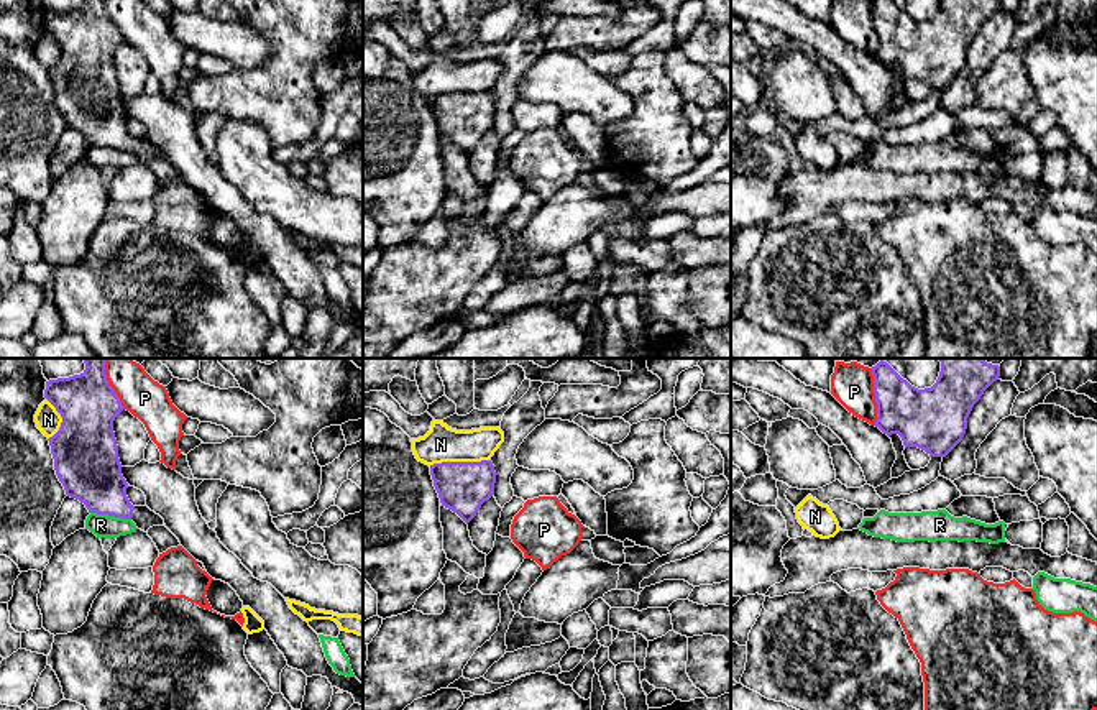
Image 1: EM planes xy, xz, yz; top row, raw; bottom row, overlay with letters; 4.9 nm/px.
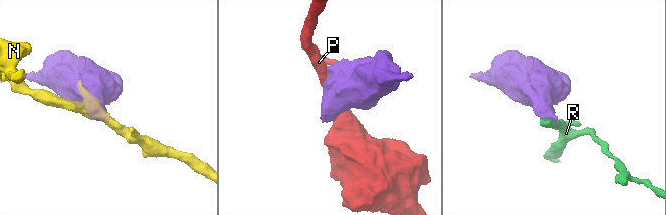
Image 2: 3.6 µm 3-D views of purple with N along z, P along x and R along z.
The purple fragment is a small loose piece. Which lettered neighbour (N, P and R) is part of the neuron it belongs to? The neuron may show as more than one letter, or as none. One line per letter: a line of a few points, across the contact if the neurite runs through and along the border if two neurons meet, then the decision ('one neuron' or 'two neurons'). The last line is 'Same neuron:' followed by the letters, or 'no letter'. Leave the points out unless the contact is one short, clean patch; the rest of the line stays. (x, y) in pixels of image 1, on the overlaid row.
N: two neurons
P: two neurons
R: line xy (91, 511), (130, 520); two neurons
Same neuron: no letter

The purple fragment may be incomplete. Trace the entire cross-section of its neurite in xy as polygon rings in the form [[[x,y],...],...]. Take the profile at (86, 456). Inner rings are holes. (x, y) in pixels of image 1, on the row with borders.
[[[82,358],[82,360],[85,363],[85,370],[80,375],[49,380],[46,381],[46,390],[44,390],[44,398],[56,408],[56,411],[62,417],[59,431],[48,440],[54,459],[54,470],[66,490],[66,495],[84,503],[89,513],[131,519],[136,524],[136,528],[145,532],[153,526],[166,526],[164,519],[159,514],[151,511],[146,505],[133,506],[126,496],[128,483],[122,475],[118,445],[113,432],[113,421],[125,408],[107,380],[105,375],[107,358]]]

